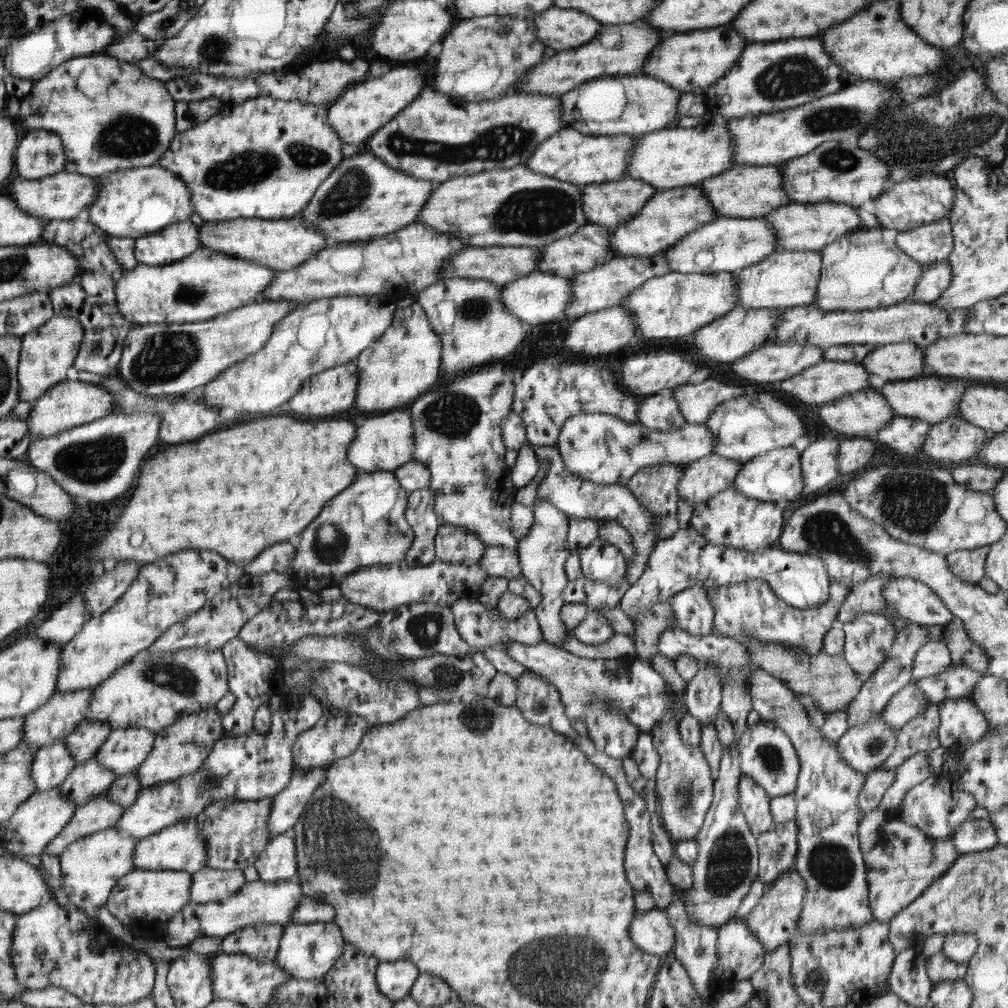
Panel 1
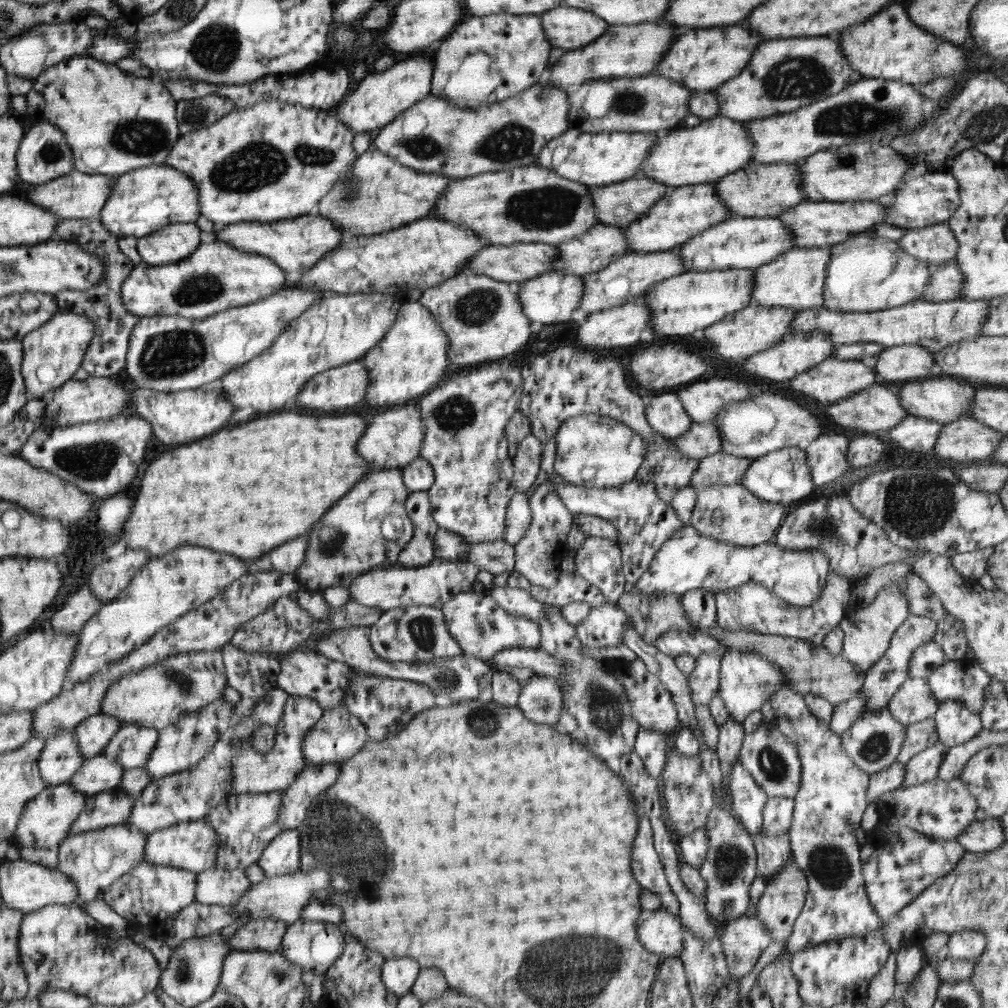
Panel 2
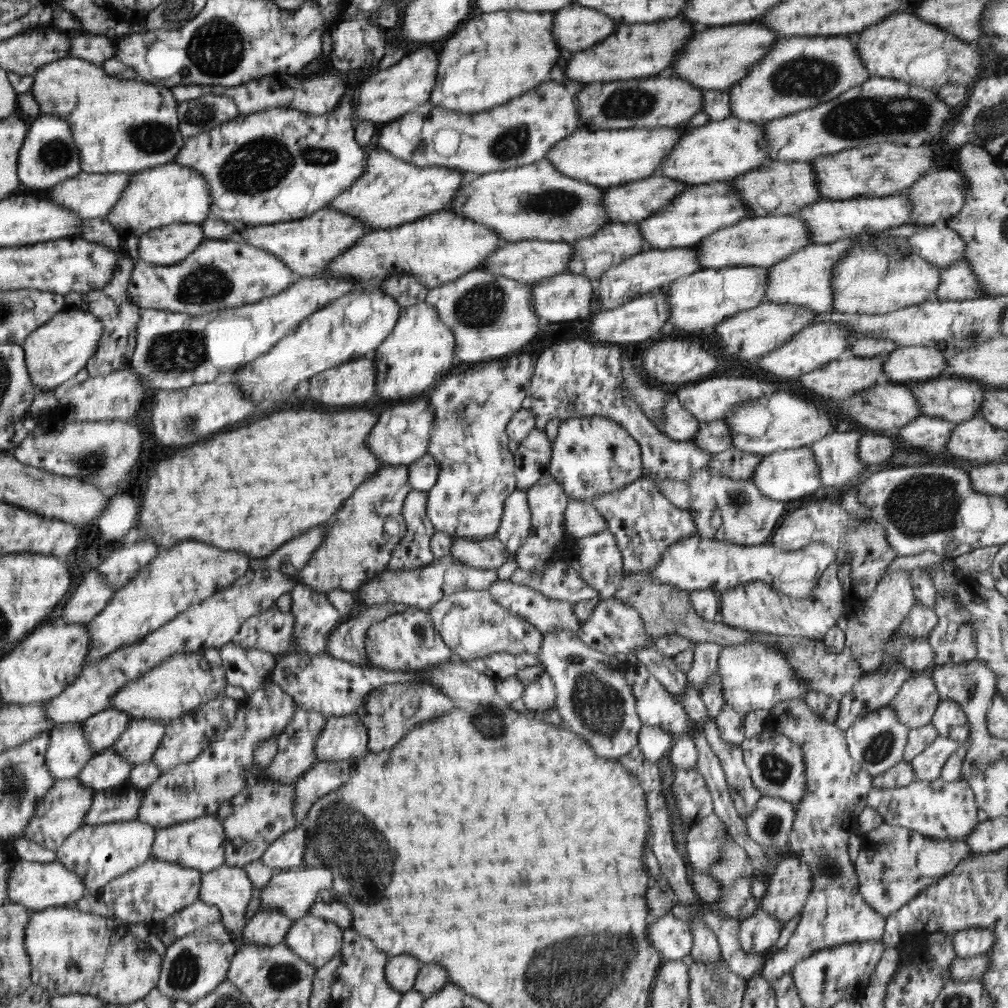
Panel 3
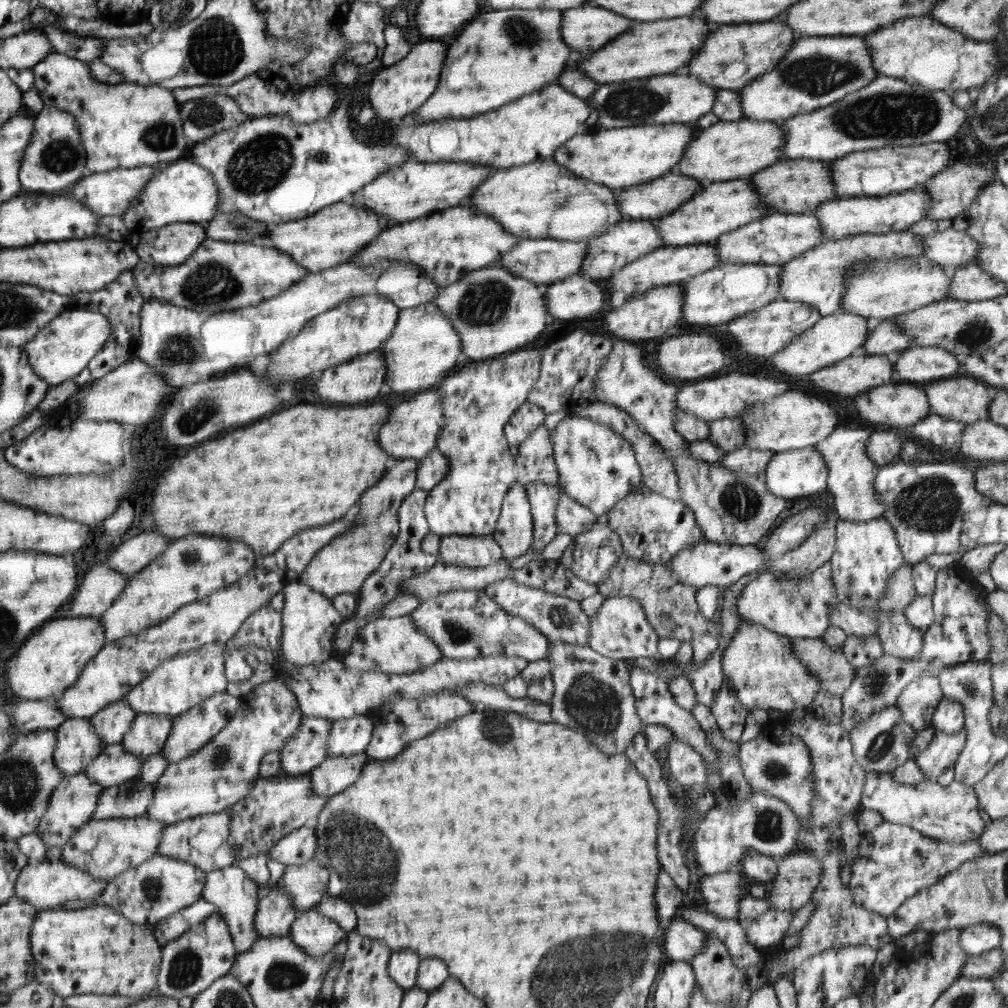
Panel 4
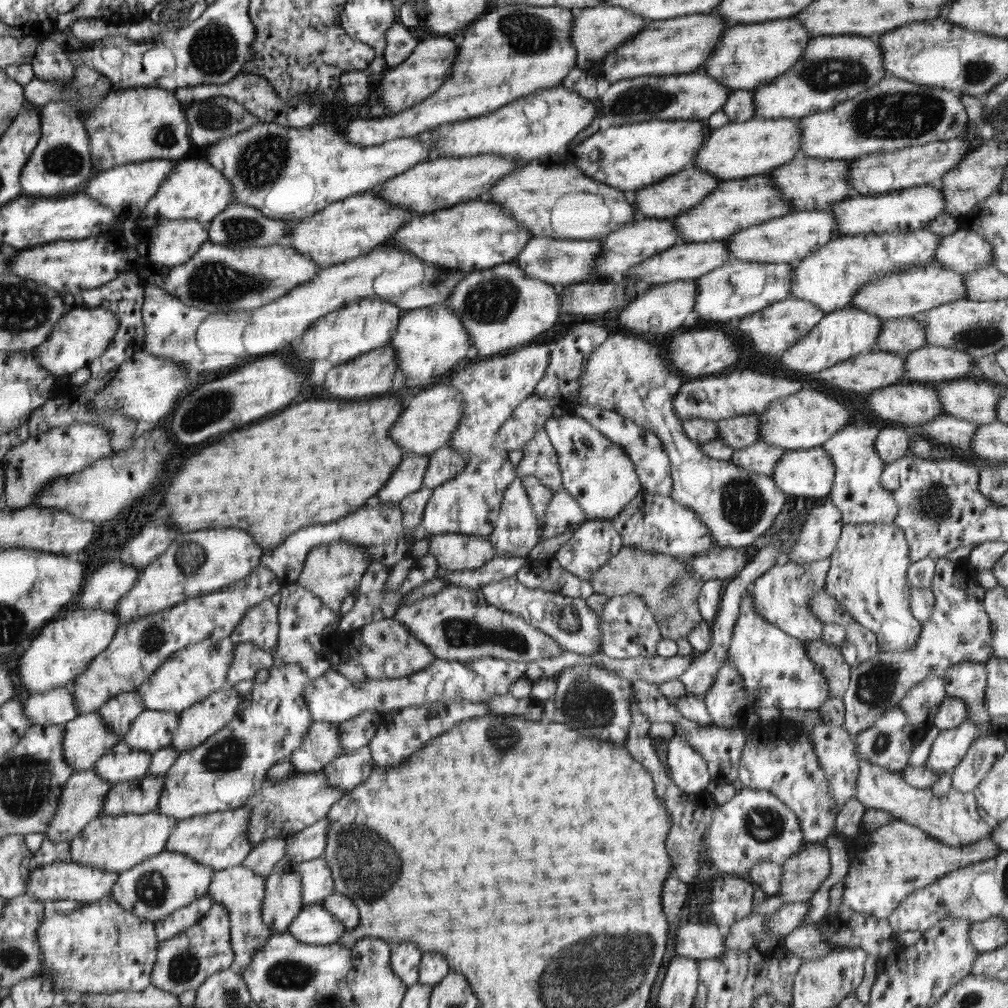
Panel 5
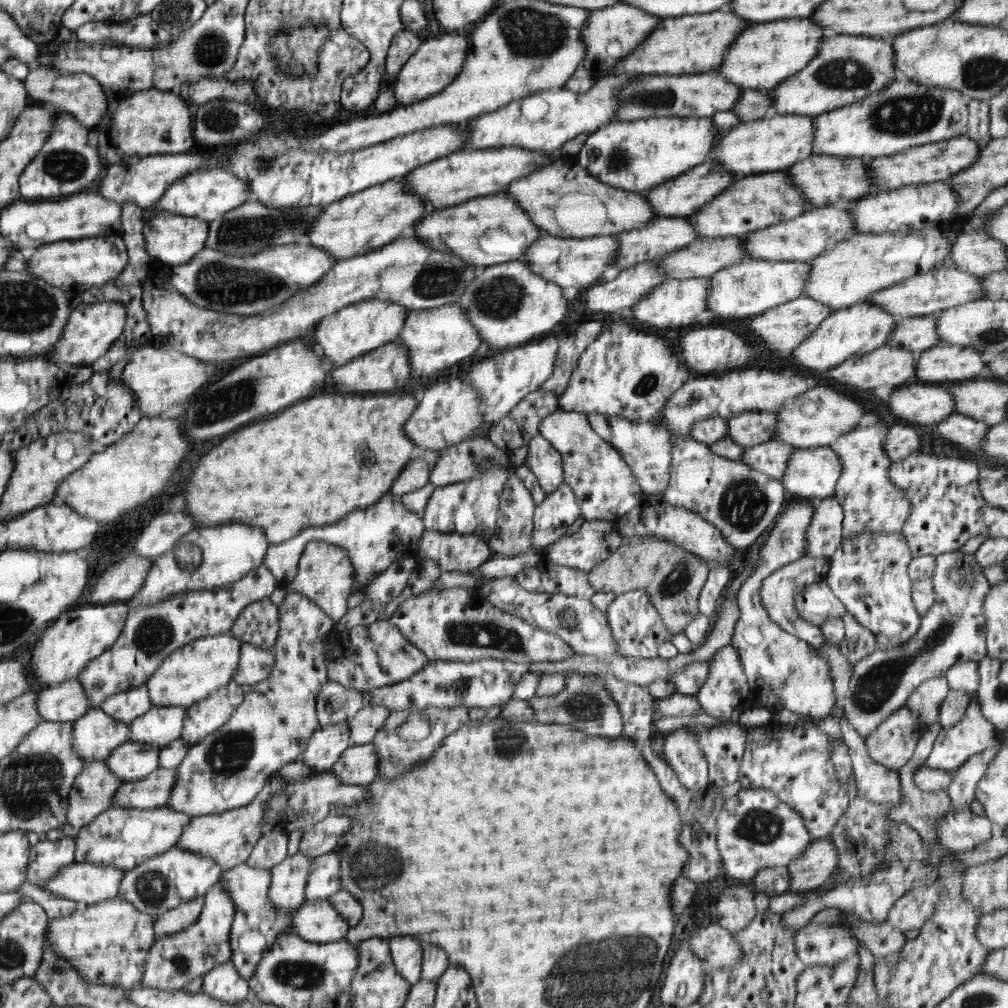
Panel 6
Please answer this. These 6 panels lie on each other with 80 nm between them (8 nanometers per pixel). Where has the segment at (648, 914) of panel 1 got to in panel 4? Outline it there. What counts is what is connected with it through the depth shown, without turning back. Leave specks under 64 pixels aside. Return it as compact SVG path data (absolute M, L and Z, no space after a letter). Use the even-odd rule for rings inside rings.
M684 919L674 920L661 928L663 932L662 944L664 954L670 960L692 960L704 949L709 932L694 926Z

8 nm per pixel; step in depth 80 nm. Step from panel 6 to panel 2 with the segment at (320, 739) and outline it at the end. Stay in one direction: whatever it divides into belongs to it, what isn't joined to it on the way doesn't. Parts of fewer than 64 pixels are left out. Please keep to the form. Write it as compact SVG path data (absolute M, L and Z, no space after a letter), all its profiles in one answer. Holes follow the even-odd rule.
M307 696L290 697L285 704L285 714L282 715L281 722L275 726L277 735L270 752L260 753L260 749L253 744L251 738L233 760L234 778L229 794L262 794L286 790L297 779L297 775L309 765L303 753L304 739L323 714L324 710L317 700Z

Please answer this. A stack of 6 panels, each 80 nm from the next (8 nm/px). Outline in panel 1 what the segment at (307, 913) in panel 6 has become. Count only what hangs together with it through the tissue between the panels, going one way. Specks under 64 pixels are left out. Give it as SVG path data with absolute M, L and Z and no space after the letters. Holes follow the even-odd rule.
M289 923L284 926L284 934L275 960L285 968L291 978L298 980L322 980L332 970L334 963L341 959L344 940L340 927L332 923Z

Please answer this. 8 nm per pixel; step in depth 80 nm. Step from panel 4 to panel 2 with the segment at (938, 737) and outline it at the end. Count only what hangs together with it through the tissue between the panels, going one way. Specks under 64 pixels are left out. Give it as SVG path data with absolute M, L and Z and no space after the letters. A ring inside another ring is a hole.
M939 740L916 753L905 764L905 779L900 787L922 784L939 776L939 768L951 748Z

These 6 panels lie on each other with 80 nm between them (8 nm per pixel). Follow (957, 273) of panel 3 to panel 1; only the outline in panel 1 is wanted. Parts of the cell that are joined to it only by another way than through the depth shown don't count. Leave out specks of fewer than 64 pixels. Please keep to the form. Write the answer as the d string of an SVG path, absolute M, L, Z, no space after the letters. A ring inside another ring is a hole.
M948 260L924 266L911 300L916 300L918 303L930 303L938 300L950 286L952 279L953 272Z

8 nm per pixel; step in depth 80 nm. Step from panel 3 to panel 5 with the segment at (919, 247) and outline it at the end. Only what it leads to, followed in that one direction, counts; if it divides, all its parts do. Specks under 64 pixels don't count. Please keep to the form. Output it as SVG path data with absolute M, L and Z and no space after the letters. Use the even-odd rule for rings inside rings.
M958 229L942 237L935 262L961 275L993 264L993 248L989 240L972 229Z

